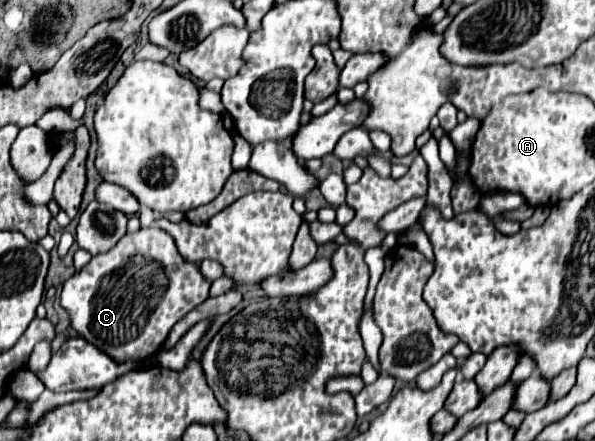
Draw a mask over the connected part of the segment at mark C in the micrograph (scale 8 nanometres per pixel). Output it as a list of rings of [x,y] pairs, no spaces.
[[[150,226],[134,234],[126,234],[112,250],[96,254],[78,274],[64,282],[60,302],[70,314],[72,328],[88,342],[120,362],[126,362],[128,358],[140,358],[142,362],[162,348],[168,332],[180,318],[184,318],[192,308],[208,298],[210,282],[200,276],[202,274],[196,264],[182,260],[172,236],[156,226]]]

